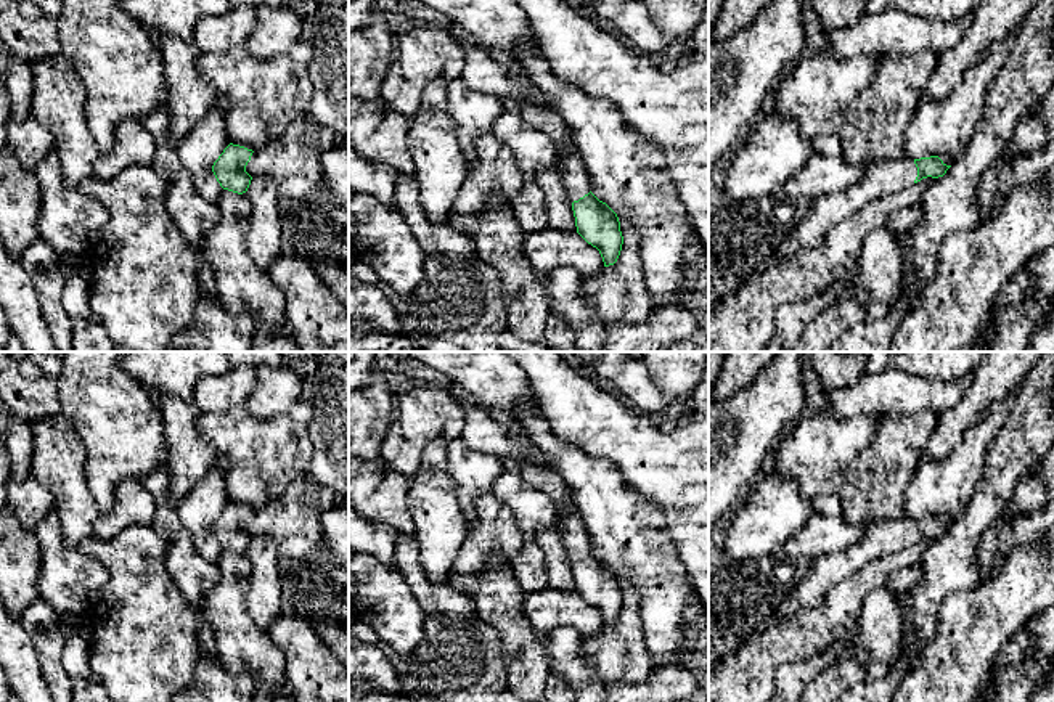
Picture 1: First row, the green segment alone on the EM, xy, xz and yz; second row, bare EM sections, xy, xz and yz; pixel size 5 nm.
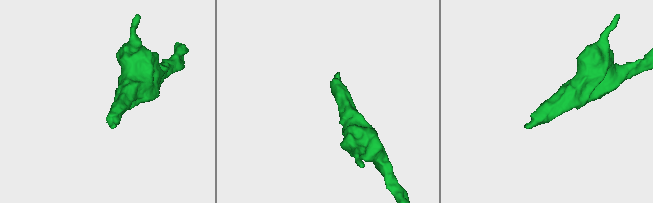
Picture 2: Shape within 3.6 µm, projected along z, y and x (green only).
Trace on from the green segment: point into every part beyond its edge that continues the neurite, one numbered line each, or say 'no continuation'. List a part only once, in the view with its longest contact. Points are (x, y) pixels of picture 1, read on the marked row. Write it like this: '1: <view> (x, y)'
1: yz (810, 230)

